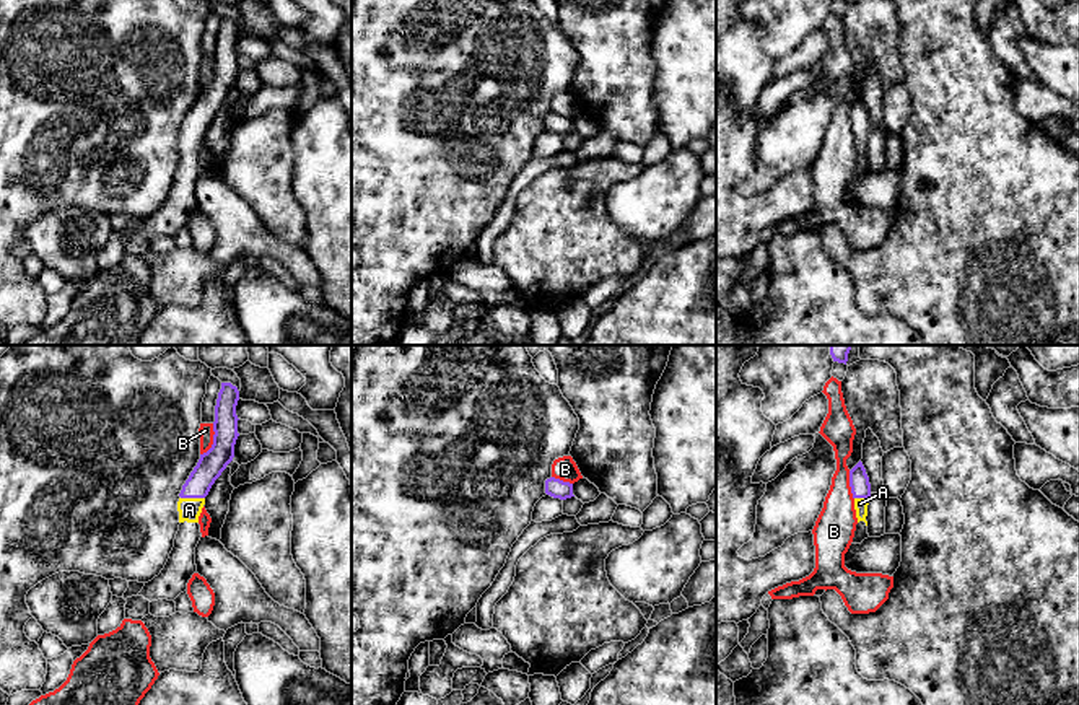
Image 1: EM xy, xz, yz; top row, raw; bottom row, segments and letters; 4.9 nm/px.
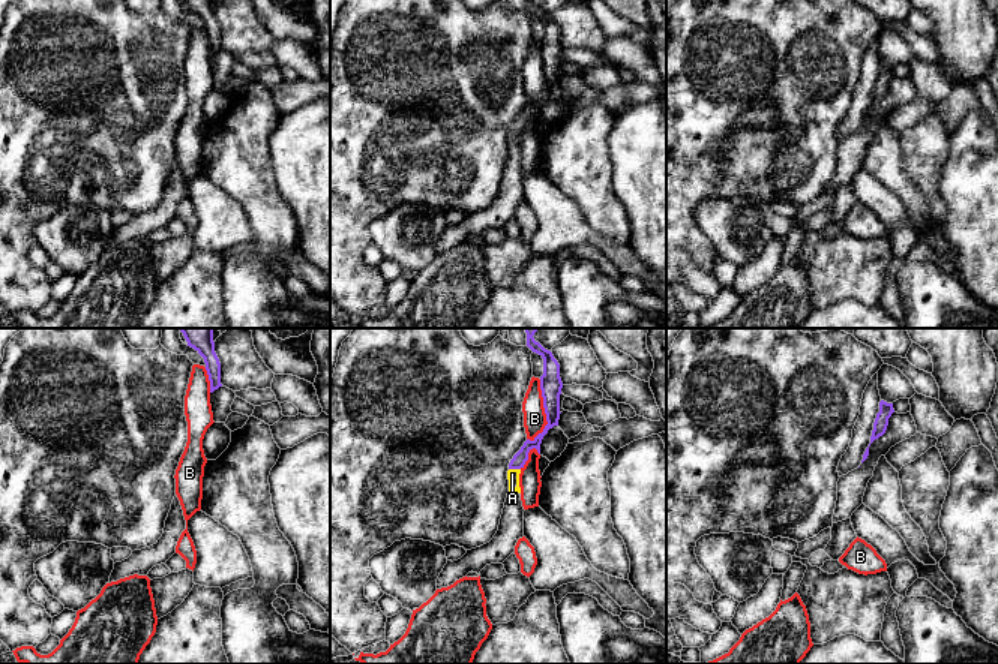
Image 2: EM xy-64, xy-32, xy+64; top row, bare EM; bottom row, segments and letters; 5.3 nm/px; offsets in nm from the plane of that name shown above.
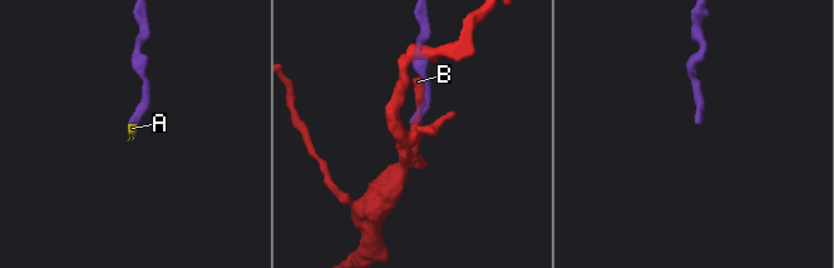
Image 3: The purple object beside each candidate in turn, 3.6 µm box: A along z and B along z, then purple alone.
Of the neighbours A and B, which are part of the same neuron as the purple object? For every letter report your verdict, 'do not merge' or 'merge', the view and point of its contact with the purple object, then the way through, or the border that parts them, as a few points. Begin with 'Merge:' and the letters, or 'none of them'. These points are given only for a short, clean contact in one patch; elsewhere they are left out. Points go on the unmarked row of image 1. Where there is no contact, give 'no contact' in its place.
Merge: A
A: merge | xy (192, 132)
B: do not merge | xy (214, 75)

